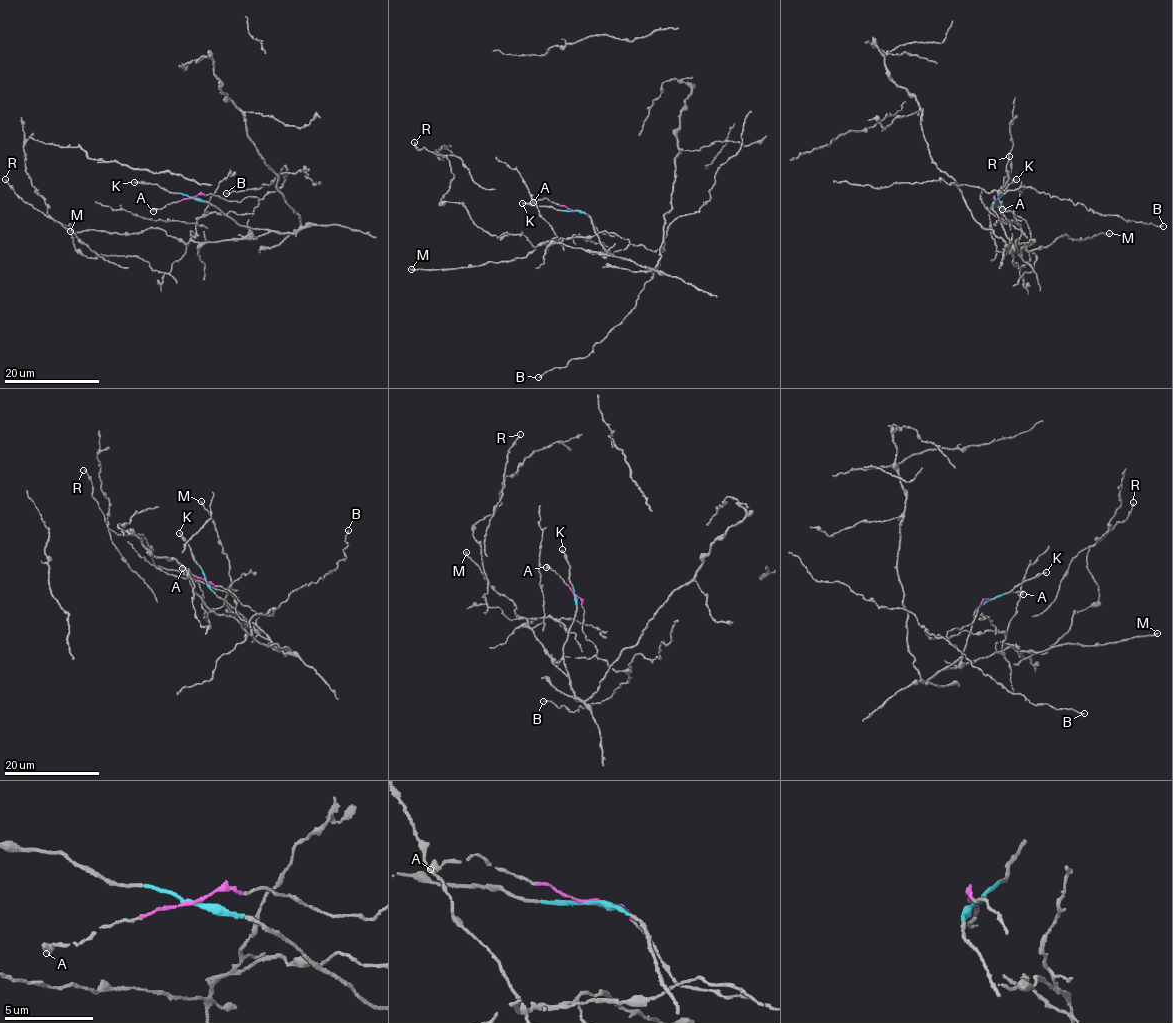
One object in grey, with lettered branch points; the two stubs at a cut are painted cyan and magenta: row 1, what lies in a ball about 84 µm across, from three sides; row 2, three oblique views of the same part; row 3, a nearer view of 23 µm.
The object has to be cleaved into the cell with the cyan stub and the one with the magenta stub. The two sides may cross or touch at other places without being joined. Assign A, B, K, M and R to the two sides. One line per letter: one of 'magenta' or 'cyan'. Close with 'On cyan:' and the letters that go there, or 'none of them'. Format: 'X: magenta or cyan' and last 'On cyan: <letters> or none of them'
A: magenta
B: magenta
K: cyan
M: cyan
R: cyan
On cyan: K, M, R

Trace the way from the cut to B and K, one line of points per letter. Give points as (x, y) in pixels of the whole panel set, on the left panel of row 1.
B: (192, 197), (213, 193), (226, 200), (261, 199), (281, 186), (288, 171), (285, 165), (261, 188), (226, 192)
K: (192, 197), (157, 185), (134, 181)

